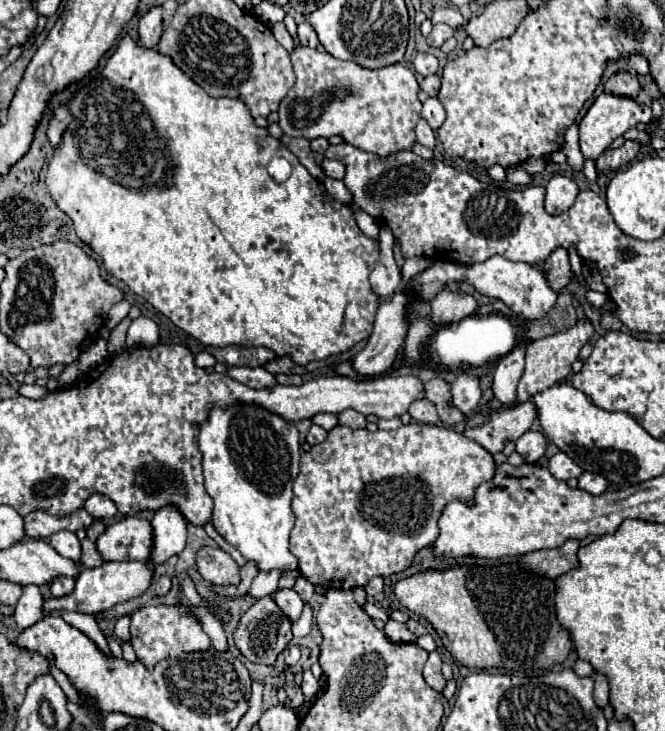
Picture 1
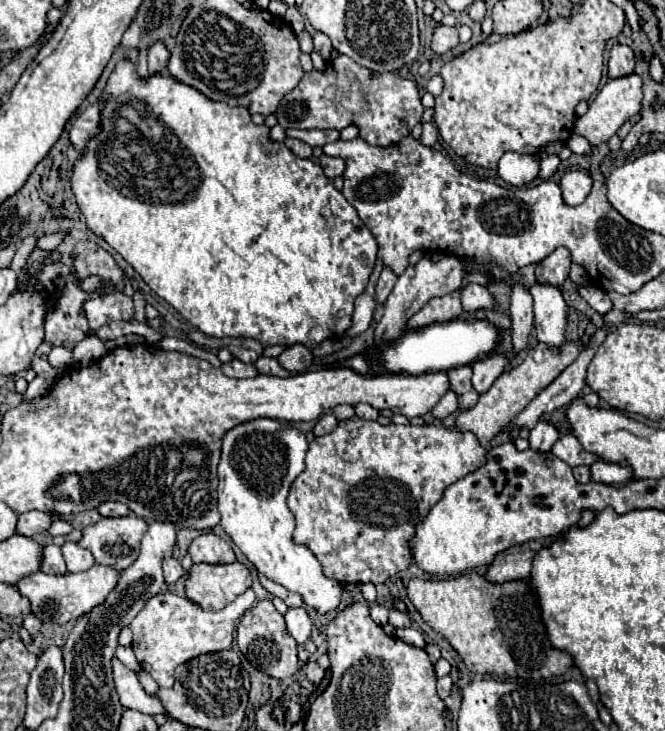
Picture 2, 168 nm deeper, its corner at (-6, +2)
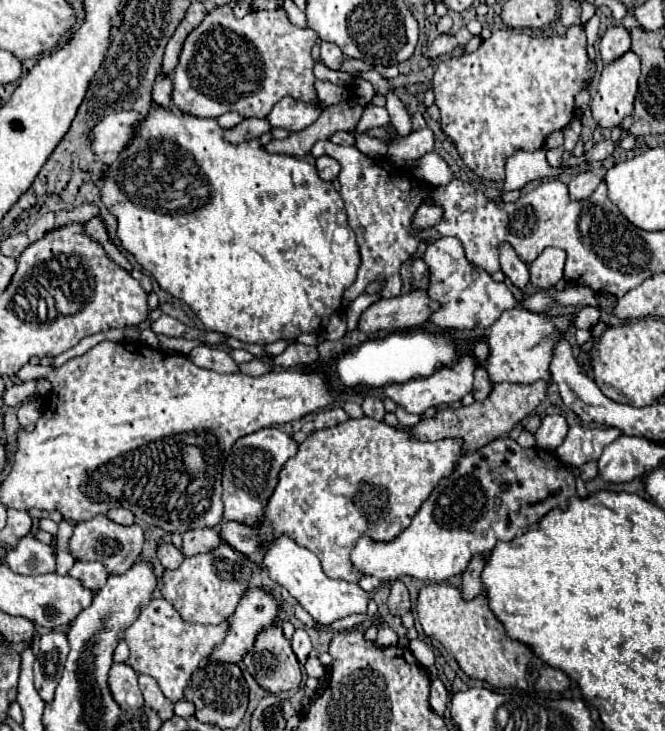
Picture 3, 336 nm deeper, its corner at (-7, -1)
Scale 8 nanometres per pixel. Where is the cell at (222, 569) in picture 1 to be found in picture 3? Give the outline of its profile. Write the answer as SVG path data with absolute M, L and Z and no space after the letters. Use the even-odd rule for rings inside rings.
M190 529L188 533L182 535L182 553L186 557L198 555L198 553L208 553L210 549L218 547L220 535L216 529Z

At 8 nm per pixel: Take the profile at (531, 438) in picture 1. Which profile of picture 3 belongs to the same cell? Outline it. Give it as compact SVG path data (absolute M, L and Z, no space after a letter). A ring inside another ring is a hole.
M546 415L536 431L536 445L542 449L556 449L568 433L568 423L562 415Z

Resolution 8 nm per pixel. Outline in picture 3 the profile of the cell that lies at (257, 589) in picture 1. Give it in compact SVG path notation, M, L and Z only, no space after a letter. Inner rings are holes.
M162 597L152 599L142 611L140 617L126 629L124 641L130 647L128 665L138 671L154 677L162 689L162 693L170 701L180 701L184 697L184 687L190 675L198 669L200 661L210 655L210 651L224 641L228 631L228 623L220 625L190 625L182 621L178 611Z

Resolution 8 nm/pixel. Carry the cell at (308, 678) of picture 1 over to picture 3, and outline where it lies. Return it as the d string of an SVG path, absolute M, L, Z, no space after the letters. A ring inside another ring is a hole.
M308 657L308 661L306 661L306 673L310 675L310 677L322 677L324 675L324 665L320 663L320 659L318 657Z

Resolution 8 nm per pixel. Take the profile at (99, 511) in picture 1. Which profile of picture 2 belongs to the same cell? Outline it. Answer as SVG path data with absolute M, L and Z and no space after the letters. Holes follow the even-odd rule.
M103 502L97 506L97 512L101 516L127 516L129 508L121 502Z

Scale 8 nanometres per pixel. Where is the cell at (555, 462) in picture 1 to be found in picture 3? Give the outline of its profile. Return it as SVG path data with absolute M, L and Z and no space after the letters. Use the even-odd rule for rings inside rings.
M572 425L564 443L556 449L556 453L564 463L582 467L590 460L597 461L604 447L612 443L618 435L622 433L612 427L589 429L582 425Z

